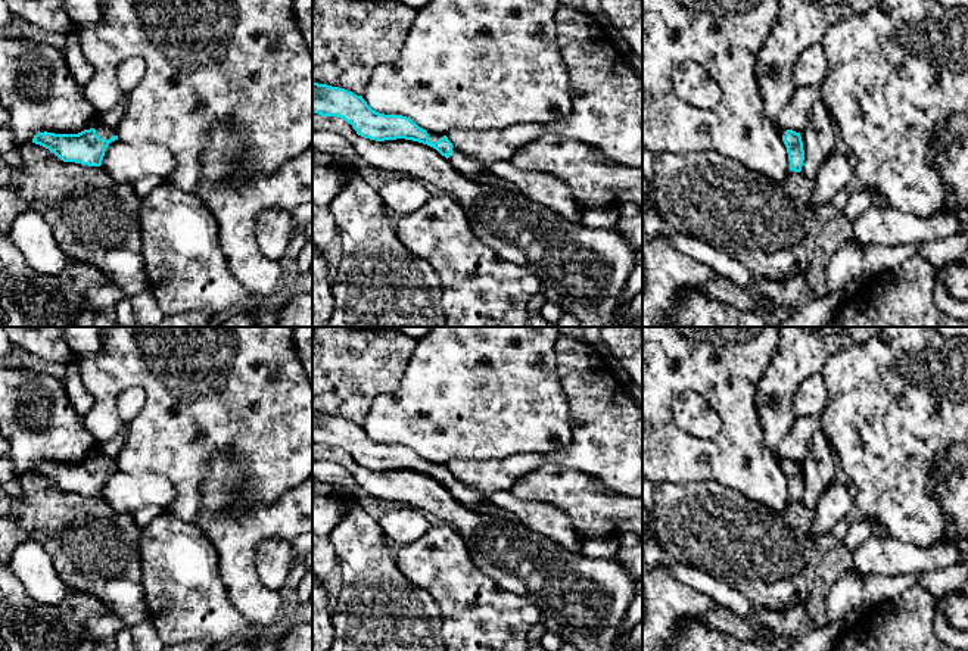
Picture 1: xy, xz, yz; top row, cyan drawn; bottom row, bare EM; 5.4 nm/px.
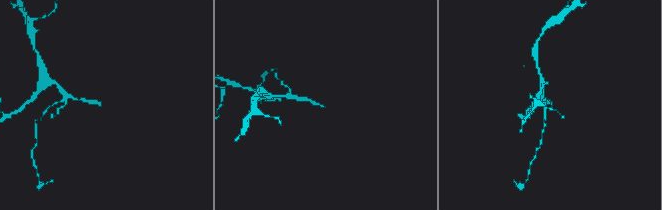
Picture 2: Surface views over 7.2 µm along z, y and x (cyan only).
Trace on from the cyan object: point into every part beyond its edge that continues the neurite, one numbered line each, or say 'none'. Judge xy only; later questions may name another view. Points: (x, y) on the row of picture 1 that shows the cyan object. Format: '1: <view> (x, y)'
1: xy (103, 131)

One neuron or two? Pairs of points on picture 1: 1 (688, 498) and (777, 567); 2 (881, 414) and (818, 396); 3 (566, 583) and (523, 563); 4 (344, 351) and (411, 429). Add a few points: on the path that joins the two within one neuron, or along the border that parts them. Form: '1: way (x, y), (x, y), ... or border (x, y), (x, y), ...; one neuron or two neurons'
1: way (710, 520), (724, 533), (755, 550); one neuron
2: border (819, 374), (827, 391), (827, 407), (821, 414); two neurons
3: way (556, 579), (534, 566); one neuron
4: border (405, 370), (392, 391), (373, 401), (363, 423); two neurons

